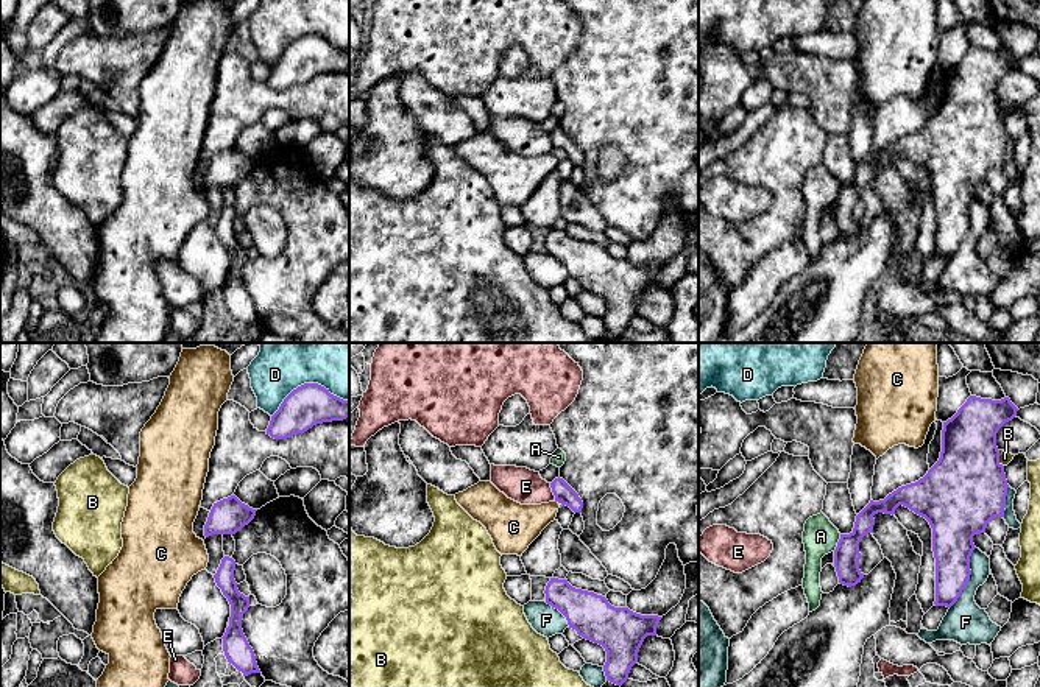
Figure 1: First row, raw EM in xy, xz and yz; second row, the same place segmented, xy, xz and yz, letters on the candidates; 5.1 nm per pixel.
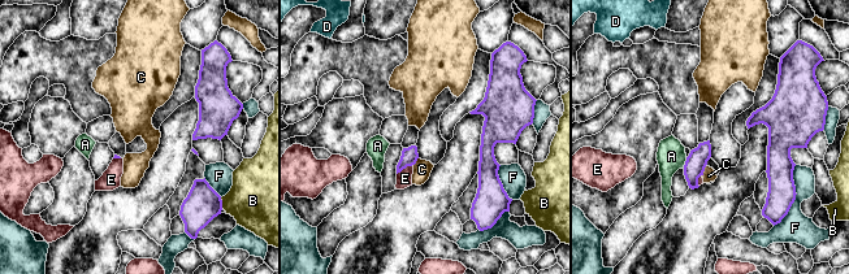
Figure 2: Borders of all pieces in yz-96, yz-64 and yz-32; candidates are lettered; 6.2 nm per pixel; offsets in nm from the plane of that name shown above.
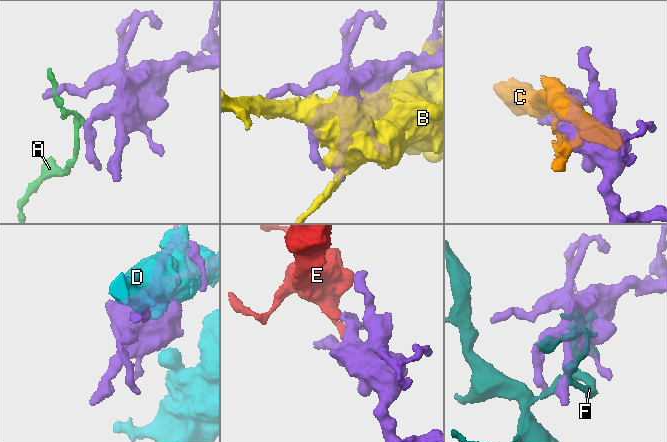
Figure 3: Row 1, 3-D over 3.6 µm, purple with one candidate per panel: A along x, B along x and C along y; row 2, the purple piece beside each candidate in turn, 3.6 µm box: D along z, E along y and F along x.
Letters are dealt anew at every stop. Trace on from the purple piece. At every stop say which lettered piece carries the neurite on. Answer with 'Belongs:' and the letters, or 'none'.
Belongs: none

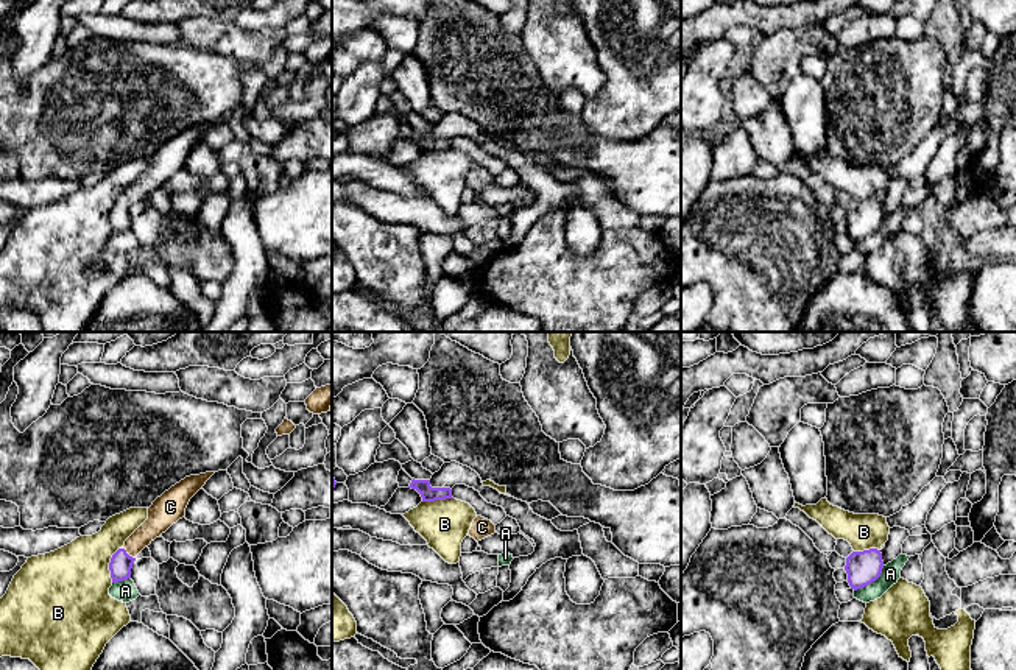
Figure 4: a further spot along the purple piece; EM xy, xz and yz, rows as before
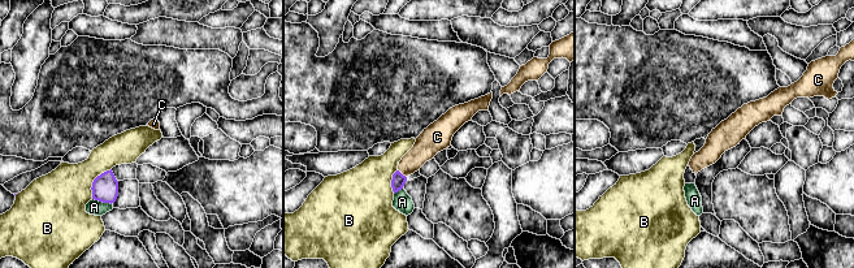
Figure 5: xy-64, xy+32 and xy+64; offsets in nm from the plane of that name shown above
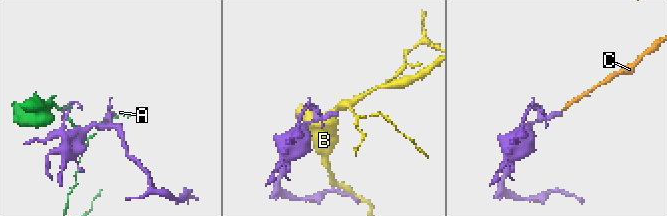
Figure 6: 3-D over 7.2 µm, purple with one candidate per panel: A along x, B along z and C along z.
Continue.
Belongs: C

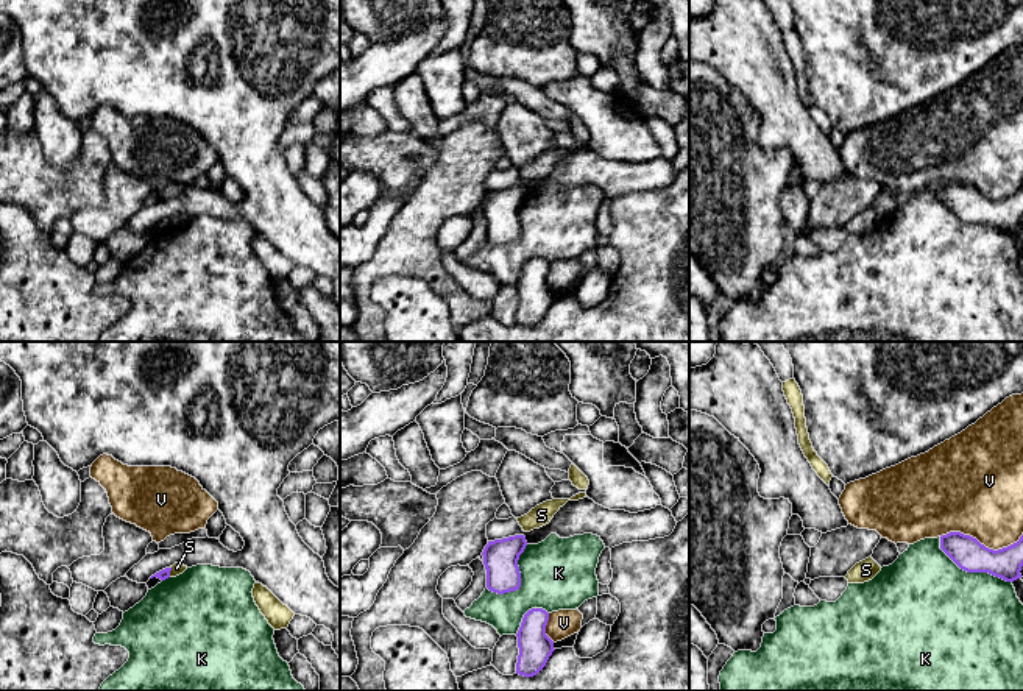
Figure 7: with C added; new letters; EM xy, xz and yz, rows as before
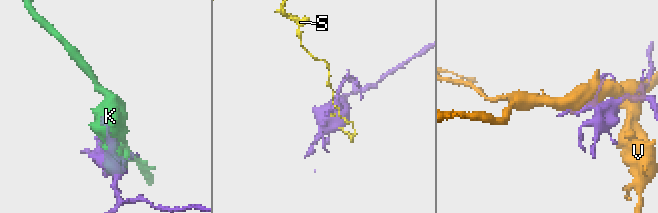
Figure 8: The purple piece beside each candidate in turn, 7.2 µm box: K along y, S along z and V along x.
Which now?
Belongs: none

